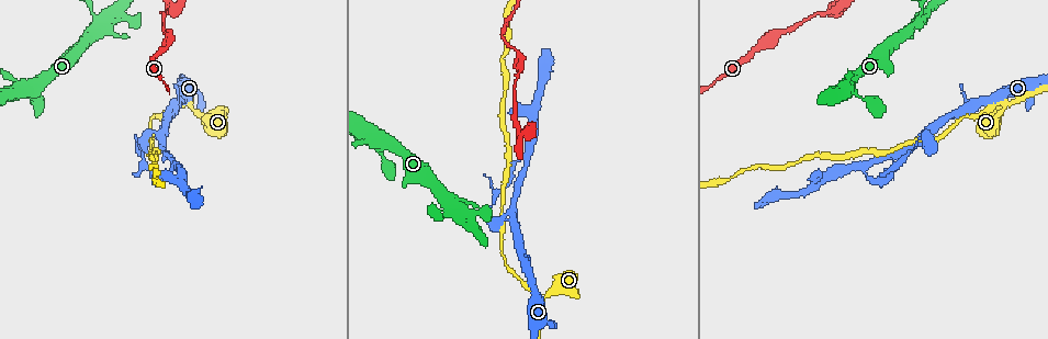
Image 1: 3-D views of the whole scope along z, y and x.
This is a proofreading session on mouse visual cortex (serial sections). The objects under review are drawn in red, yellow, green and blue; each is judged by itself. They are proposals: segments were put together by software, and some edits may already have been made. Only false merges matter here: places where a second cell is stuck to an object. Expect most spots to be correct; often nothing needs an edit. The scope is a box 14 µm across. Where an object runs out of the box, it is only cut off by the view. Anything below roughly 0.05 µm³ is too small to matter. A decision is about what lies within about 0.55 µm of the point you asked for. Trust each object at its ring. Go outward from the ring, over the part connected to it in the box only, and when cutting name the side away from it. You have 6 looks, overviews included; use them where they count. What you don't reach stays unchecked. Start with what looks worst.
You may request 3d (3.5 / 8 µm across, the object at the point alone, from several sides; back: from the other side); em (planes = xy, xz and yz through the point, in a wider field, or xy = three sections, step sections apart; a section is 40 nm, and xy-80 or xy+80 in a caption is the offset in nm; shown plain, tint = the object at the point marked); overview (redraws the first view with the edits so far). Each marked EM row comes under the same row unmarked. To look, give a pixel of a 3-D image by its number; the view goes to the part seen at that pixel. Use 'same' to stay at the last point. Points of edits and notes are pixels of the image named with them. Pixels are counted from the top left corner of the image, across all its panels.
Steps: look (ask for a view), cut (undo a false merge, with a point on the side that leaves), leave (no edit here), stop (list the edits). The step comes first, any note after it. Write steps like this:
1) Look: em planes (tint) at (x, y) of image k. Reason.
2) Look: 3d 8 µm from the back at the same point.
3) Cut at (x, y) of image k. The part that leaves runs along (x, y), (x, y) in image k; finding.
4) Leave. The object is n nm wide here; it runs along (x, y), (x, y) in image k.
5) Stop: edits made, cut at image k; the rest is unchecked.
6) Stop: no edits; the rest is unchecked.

Look: 3d 3.5 µm at (461, 213) of image 1. Thin neck.

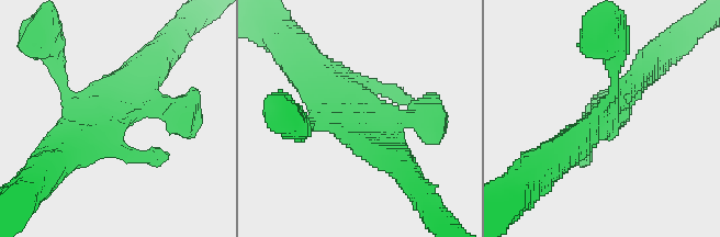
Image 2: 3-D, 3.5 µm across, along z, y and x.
Look: em xy step 3 (tint) at (110, 117) of image 2. 4 arms meet here; the arms are 150, 200, 350, 500 nm wide; shape alone is not enough.

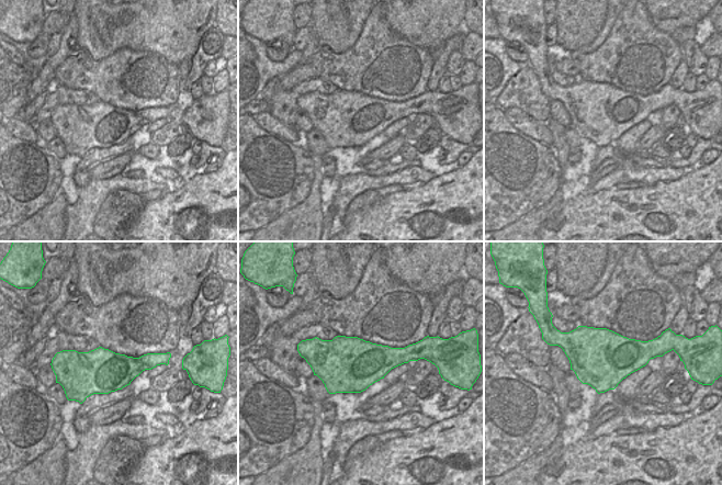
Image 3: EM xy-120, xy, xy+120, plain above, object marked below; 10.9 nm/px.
Leave. It runs along (564, 151), (609, 115), (648, 65) in image 2; all the same cell.

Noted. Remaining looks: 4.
Look: 3d 3.5 µm at (835, 10) of image 1. Sharp bend.

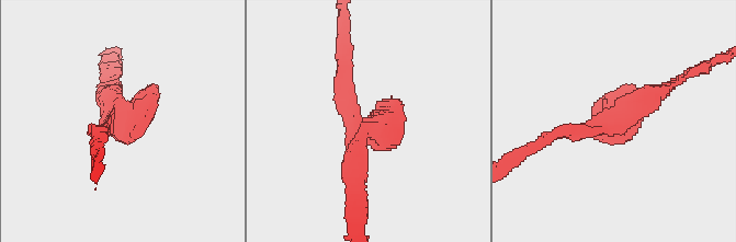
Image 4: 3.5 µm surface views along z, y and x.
Look: em xy step 2 (tint) at (360, 124) of image 4. Need the tissue.

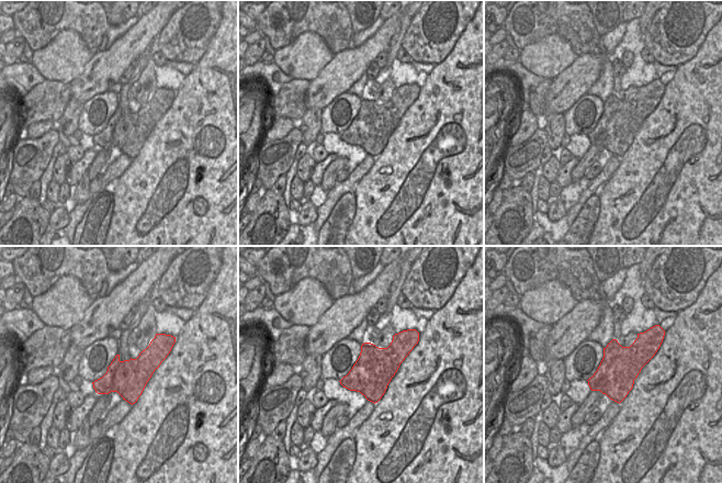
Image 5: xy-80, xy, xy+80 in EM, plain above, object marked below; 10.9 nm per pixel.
Leave. One cell here.

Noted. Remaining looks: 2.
Look: 3d 8 µm at (528, 158) of image 1. Arms part here.

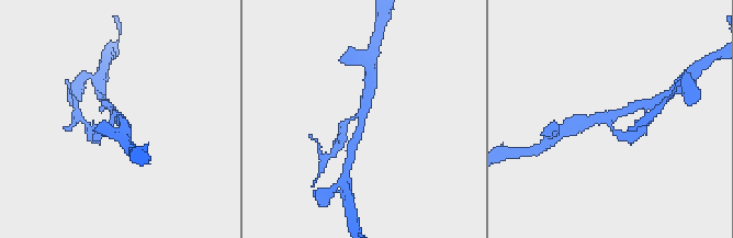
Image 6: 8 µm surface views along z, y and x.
Look: em xy step 2 (tint) at (114, 114) of image 6. 3 arms meet here; the arms are 150, 250, 300 nm wide; now the EM.

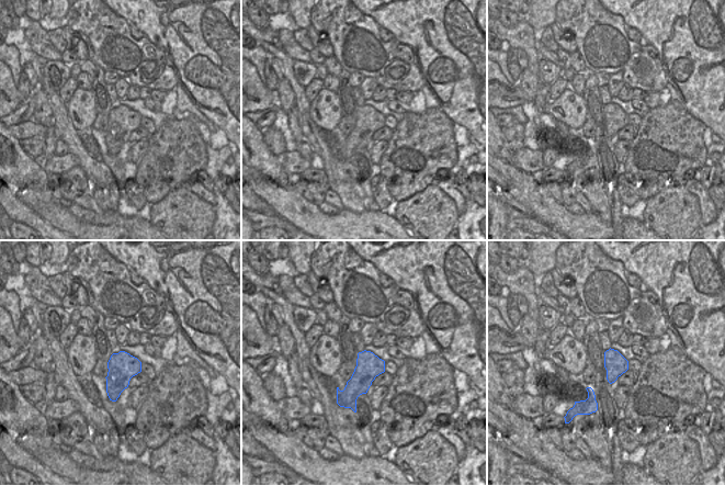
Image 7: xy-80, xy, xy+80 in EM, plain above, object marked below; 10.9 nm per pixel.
Leave. The object is 280 nm wide here; it runs along (636, 106), (583, 124) in image 6; one cell here.

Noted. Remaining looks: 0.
Stop: no edits; the rest is unchecked.

